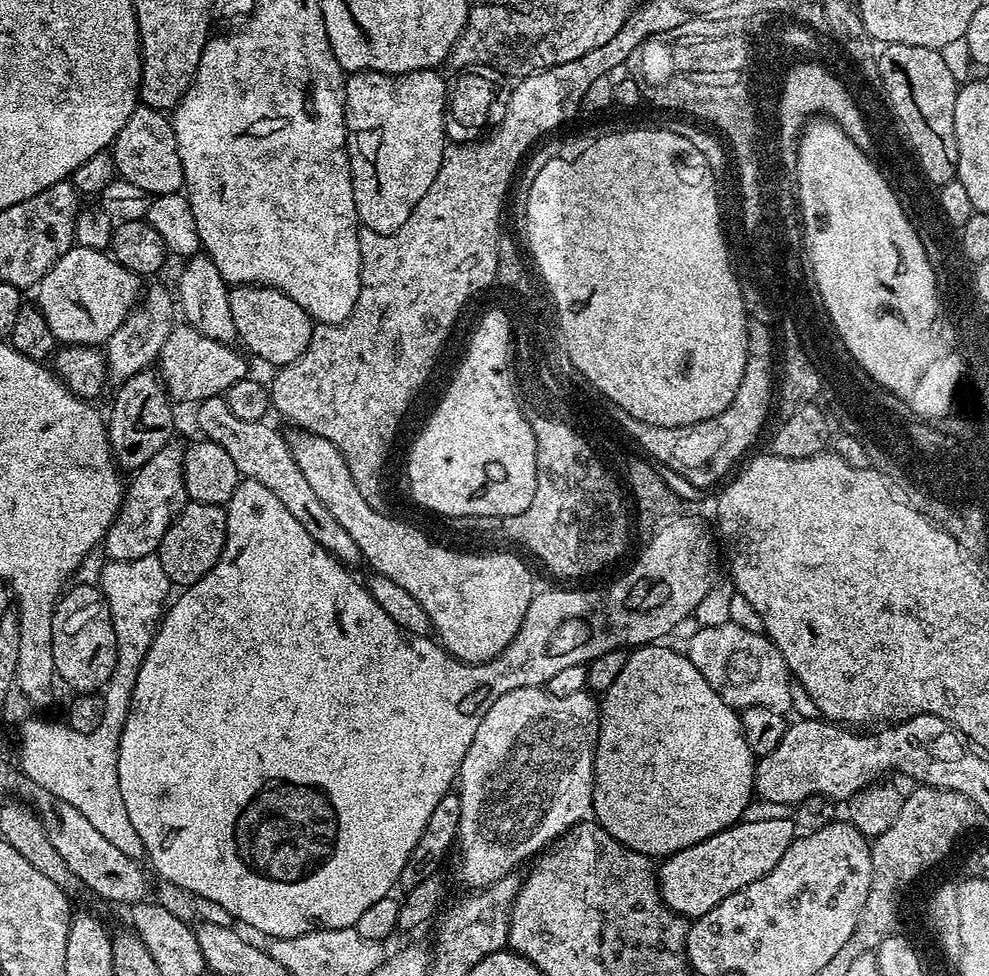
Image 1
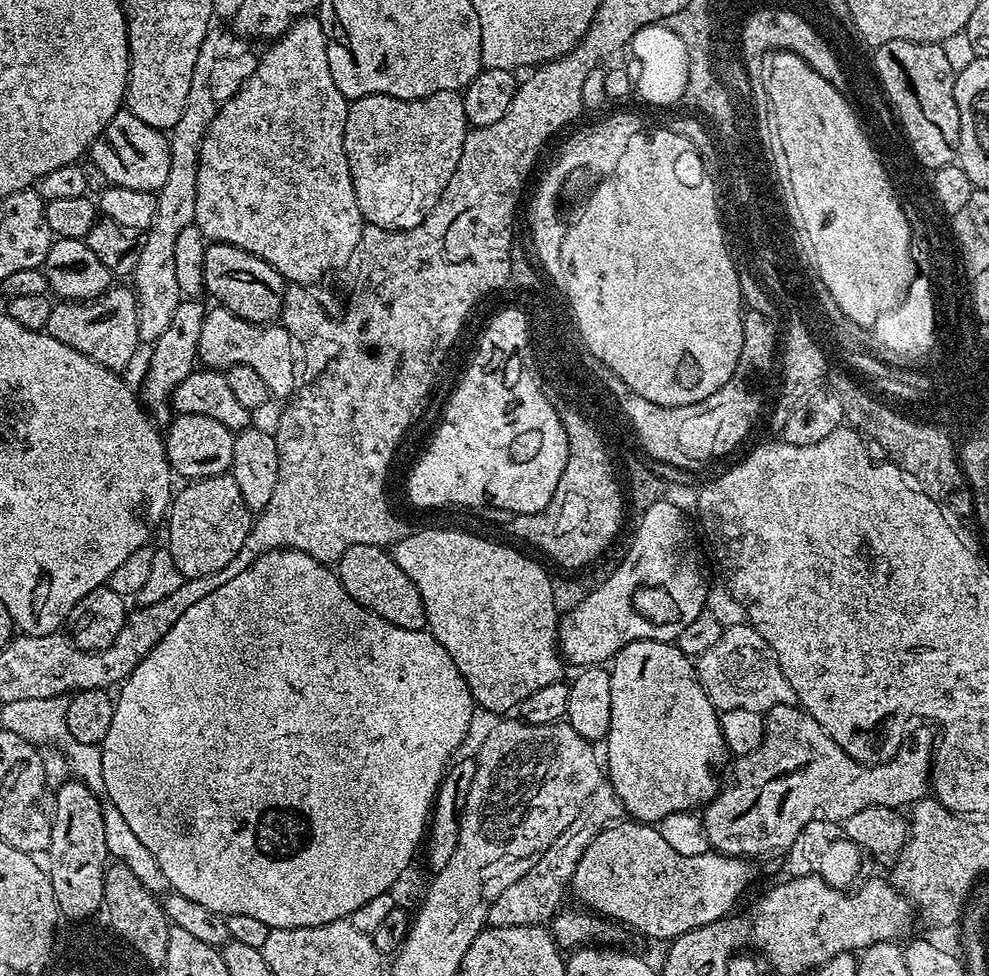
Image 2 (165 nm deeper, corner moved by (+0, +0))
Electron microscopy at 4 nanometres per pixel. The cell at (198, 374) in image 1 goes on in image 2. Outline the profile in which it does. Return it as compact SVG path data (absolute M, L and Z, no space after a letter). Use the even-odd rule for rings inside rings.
M219 306L209 307L204 317L202 334L198 338L197 353L199 363L208 370L227 370L235 364L248 366L266 382L273 397L291 397L296 388L292 338L287 328L279 323L251 324L230 310Z

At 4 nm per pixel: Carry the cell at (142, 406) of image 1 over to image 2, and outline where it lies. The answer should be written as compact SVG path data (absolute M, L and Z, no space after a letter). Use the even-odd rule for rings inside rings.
M196 298L181 299L178 310L174 310L174 318L170 322L170 326L166 326L166 330L162 332L158 339L153 341L151 347L153 350L148 362L149 370L144 376L142 390L139 389L138 396L144 410L162 426L167 425L172 418L171 392L190 375L198 364L198 338L202 334L202 326L204 325L204 317L206 315L205 305L200 305L200 302L201 301Z

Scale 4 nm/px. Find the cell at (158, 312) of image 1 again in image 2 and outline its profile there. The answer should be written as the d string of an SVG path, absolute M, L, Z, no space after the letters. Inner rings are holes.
M219 26L209 28L206 38L198 50L198 62L194 62L194 74L190 78L190 94L186 98L186 110L182 114L182 118L178 118L178 122L170 129L168 136L170 178L166 178L166 182L156 193L154 222L148 227L148 231L143 233L142 254L138 257L138 266L134 273L138 334L141 341L144 342L155 341L166 330L166 326L170 326L170 322L174 318L174 310L178 310L182 299L178 274L174 270L174 242L178 242L178 234L182 234L182 230L193 227L194 224L194 202L196 201L198 170L200 169L200 143L210 122L218 114L221 104L228 101L235 94L237 87L247 81L254 67L254 56L247 52L249 41L237 38L231 31L229 32Z

